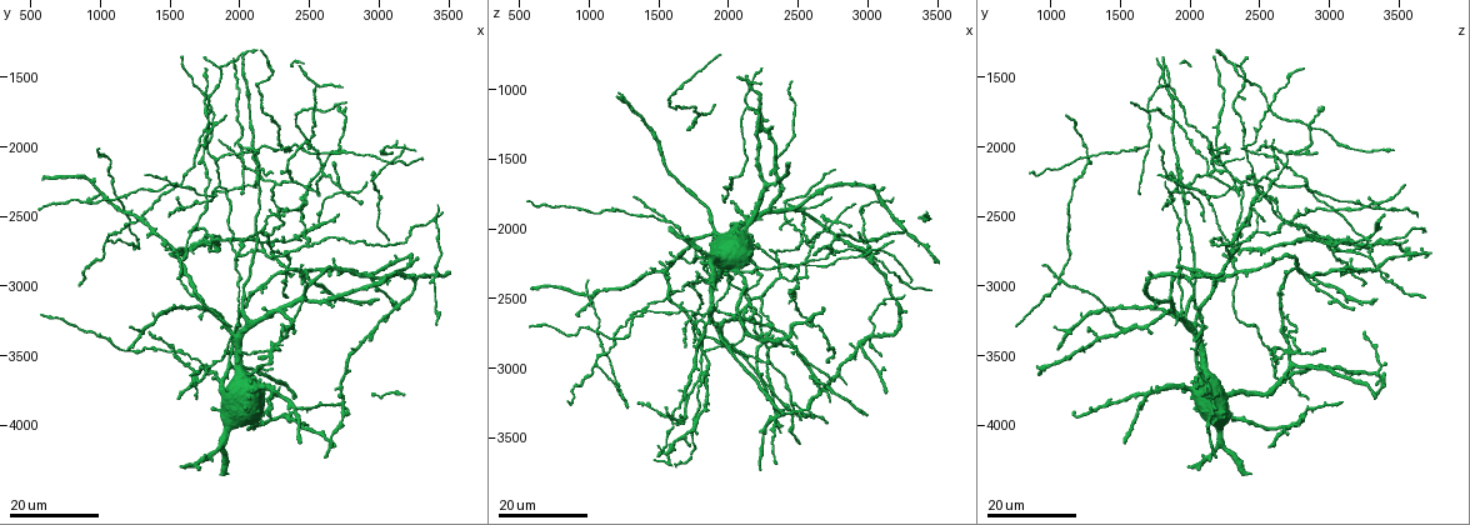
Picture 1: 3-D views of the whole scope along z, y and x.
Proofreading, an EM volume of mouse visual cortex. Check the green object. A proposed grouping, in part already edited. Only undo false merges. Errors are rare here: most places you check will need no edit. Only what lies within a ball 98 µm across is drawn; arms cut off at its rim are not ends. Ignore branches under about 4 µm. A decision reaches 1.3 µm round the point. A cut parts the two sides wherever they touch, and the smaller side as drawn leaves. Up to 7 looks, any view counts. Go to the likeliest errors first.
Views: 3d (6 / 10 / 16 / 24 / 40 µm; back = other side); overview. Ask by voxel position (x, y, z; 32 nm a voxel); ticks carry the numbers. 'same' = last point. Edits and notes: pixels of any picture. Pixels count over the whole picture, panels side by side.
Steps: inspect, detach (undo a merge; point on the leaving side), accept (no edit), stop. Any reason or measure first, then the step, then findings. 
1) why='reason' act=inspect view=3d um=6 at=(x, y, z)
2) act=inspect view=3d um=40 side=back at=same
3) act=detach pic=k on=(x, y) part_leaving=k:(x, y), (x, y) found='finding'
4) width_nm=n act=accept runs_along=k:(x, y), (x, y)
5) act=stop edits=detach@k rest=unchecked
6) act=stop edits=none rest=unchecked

why='two arms in line, one across' act=inspect view=3d um=16 at=(2260, 2260, 2460)

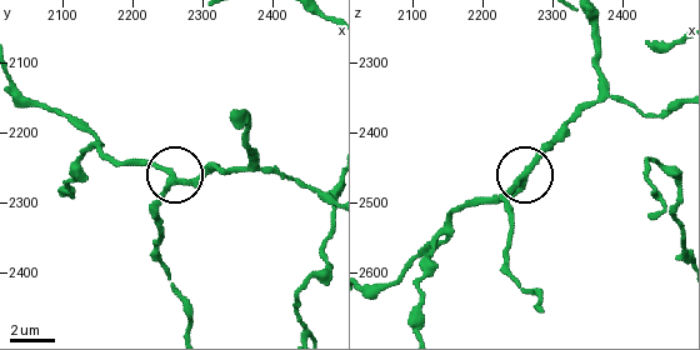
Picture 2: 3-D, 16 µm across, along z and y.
why='zoom in' act=inspect view=3d um=6 at=(2265, 2270, 2455)

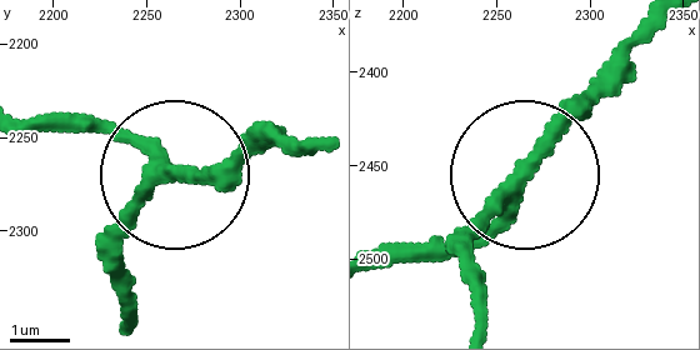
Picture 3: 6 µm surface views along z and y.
arms=3 act=accept runs_along=3:(124, 325), (124, 230), (164, 166), (124, 131), (69, 116) found='all the same neuron'

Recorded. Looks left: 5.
why='small branch off a trunk' act=inspect view=3d um=16 at=(2220, 2700, 3040)

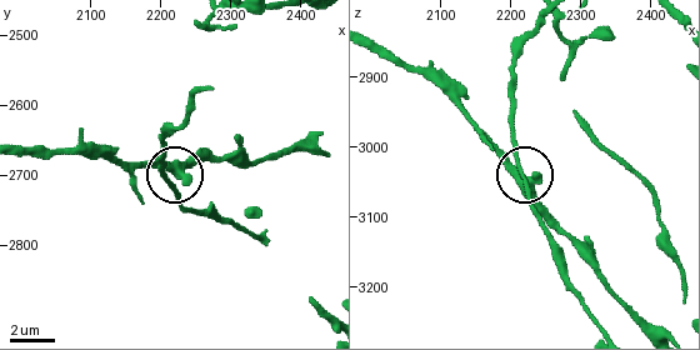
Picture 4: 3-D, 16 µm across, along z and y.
act=inspect view=3d um=10 at=(2215, 2715, 3030)

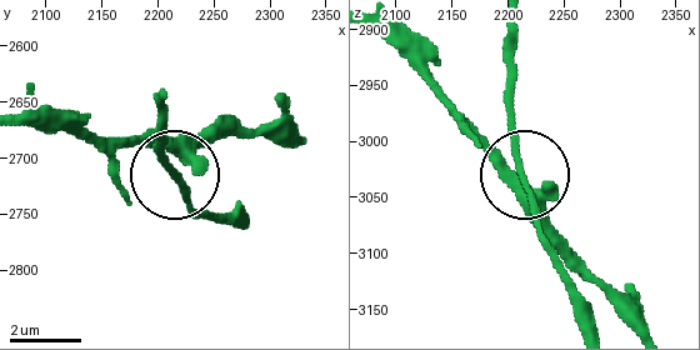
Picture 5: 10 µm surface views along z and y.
act=accept runs_along=5:(371, 26), (526, 179), (541, 239) found='all the same neuron'

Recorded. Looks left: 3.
why='arms part here' act=inspect view=3d um=16 at=(2760, 2320, 1960)

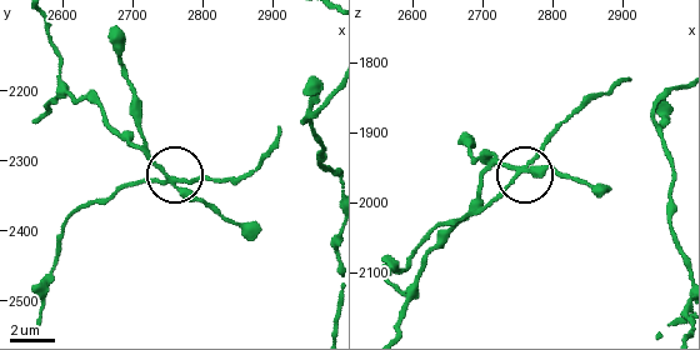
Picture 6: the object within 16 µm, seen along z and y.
act=inspect view=3d um=10 at=(2750, 2330, 1960)

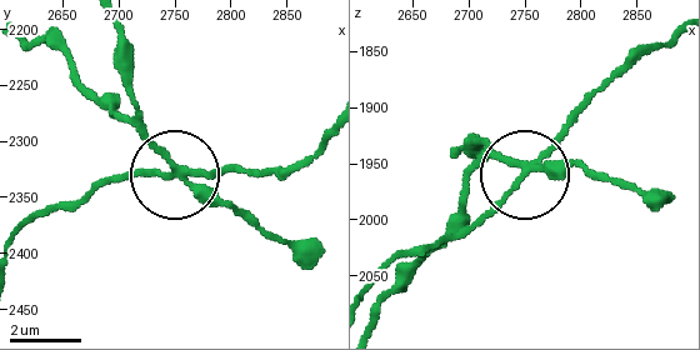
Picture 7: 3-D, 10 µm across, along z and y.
arms=3 act=detach pic=7 on=(145, 170) part_leaving=7:(180, 168), (103, 180), (23, 230) found='two neurons meet here'

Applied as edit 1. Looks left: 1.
act=stop edits=detach@7 rest=unchecked

